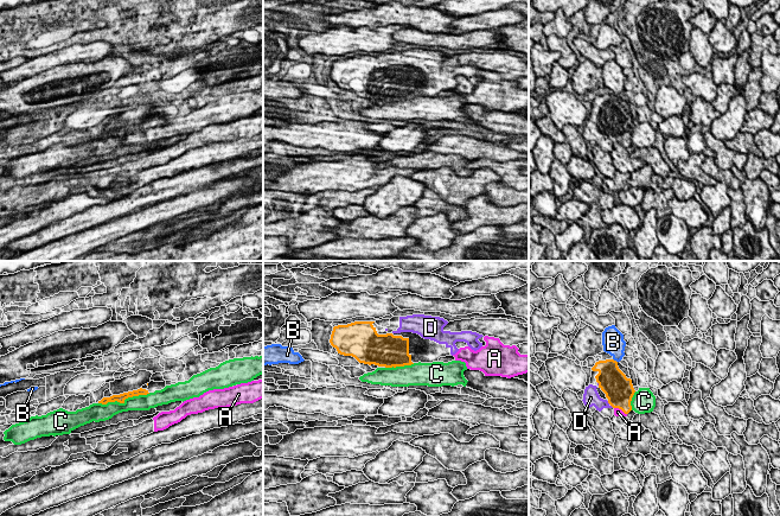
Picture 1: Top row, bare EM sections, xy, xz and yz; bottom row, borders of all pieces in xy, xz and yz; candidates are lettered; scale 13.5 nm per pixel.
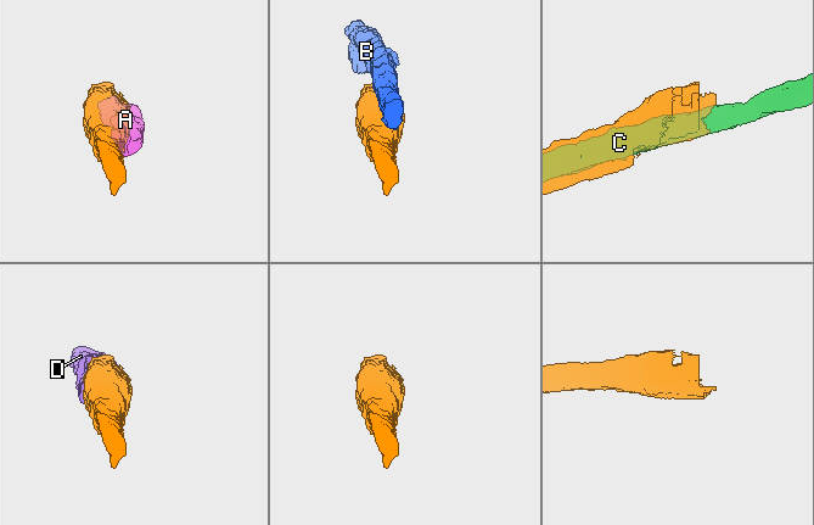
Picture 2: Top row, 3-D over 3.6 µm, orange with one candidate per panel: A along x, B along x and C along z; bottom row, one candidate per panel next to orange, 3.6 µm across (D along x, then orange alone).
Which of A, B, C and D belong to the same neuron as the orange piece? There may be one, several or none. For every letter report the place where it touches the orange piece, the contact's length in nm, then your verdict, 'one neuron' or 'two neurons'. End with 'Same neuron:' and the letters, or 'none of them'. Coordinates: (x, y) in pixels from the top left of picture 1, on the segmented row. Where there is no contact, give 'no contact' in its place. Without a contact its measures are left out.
A: yz (620, 408) | 200 nm | two neurons
B: yz (615, 361) | 80 nm | two neurons
C: xy (123, 401) | 700 nm | two neurons
D: yz (611, 405) | 130 nm | one neuron
Same neuron: D

